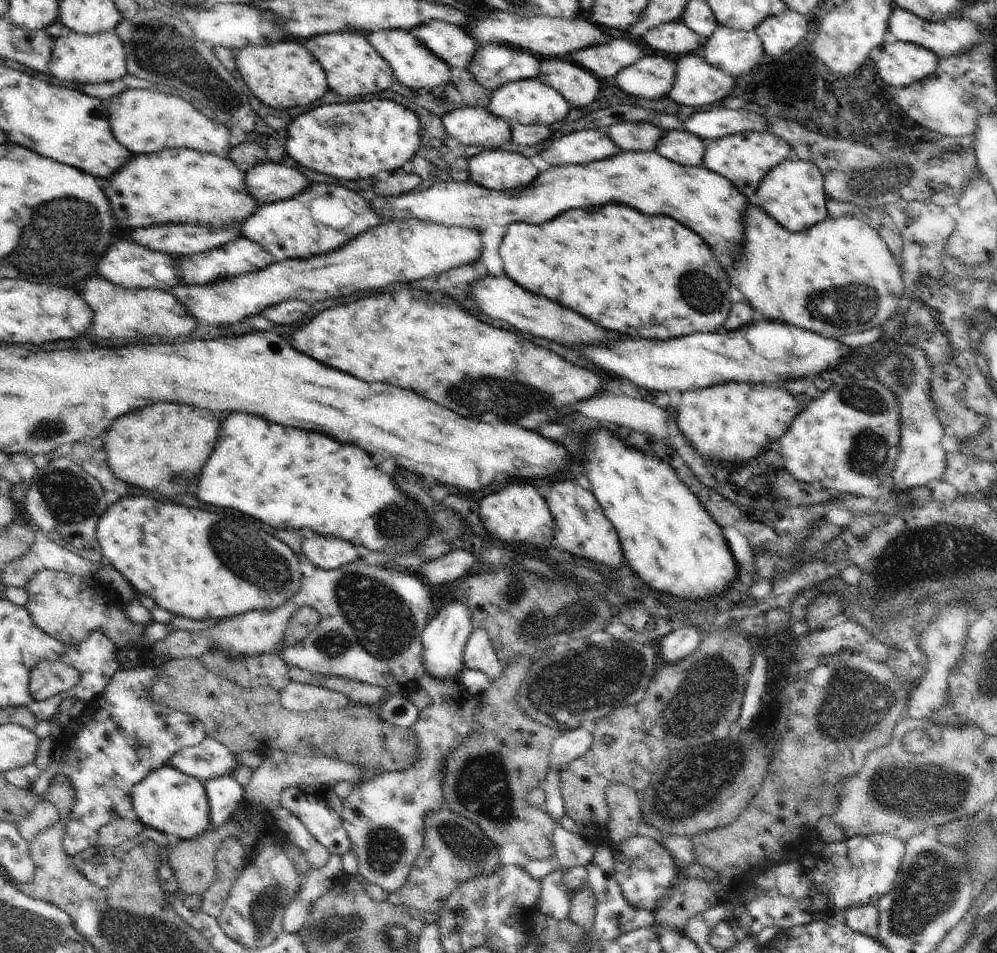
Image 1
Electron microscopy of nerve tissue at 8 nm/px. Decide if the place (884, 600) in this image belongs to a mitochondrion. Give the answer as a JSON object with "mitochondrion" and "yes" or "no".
{"mitochondrion":"yes"}

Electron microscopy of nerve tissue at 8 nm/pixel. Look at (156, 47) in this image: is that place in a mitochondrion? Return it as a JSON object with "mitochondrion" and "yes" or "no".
{"mitochondrion":"yes"}

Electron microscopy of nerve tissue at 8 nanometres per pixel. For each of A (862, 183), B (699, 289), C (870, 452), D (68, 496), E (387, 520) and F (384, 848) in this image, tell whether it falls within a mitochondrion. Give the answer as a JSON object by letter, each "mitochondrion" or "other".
{"A":"mitochondrion","B":"mitochondrion","C":"mitochondrion","D":"mitochondrion","E":"mitochondrion","F":"mitochondrion"}

